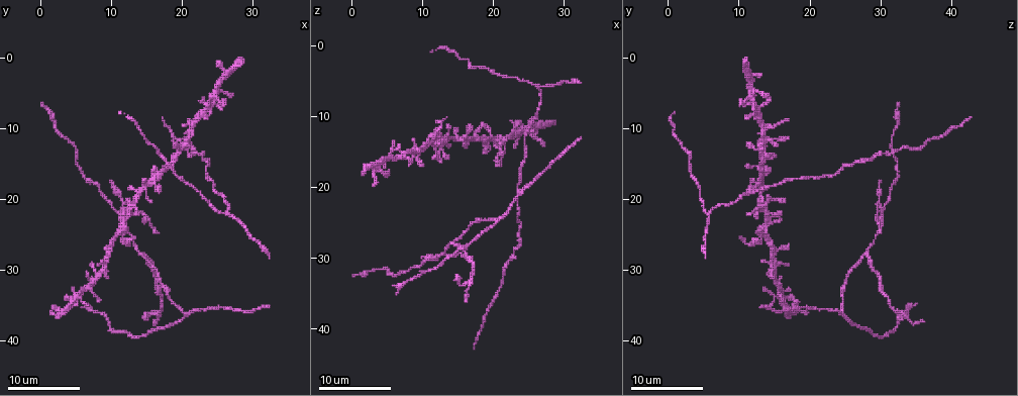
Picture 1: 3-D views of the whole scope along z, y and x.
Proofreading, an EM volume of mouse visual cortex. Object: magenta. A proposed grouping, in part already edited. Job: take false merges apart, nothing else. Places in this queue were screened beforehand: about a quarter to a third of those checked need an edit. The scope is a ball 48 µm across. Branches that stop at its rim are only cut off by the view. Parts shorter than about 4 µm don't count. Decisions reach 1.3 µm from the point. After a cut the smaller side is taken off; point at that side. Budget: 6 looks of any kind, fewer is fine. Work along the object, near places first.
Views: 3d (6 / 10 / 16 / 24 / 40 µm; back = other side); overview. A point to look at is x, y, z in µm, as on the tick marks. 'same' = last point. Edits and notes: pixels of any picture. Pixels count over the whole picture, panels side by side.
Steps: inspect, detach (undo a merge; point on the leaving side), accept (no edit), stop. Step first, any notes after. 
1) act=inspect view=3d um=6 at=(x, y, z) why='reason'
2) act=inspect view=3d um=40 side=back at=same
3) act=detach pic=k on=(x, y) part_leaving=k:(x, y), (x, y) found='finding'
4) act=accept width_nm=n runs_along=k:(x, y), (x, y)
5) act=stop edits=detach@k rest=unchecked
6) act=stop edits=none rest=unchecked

act=inspect view=3d um=16 at=(21.5, 13.5, 31.0) why='calibre changes'

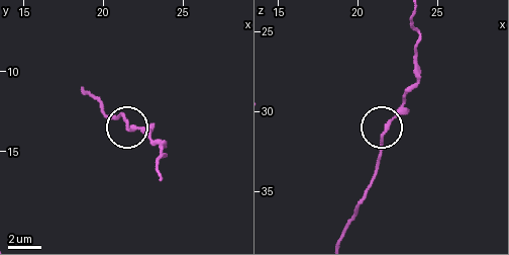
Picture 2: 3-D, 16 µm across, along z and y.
act=inspect view=3d um=16 side=back at=(21.7, 13.6, 31.0)

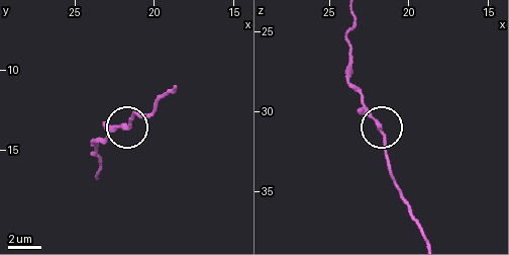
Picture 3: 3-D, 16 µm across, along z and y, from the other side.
act=accept found='continuous, no second neuron'

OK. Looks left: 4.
act=inspect view=3d um=6 at=(11.0, 22.0, 30.5) why='side arm on a straight run'

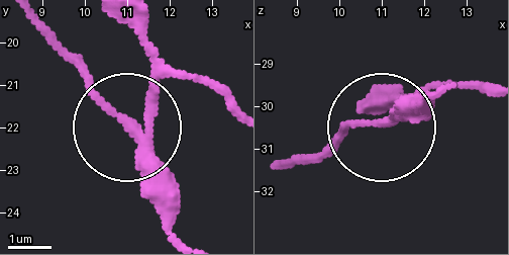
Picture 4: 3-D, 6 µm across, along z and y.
act=detach pic=4 on=(168, 71) part_leaving=4:(143, 124), (147, 95), (165, 77), (198, 73), (230, 95) found='a second neuron is stuck on'

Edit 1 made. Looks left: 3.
act=inspect view=3d um=16 at=(14.5, 27.5, 28.0) why='side arm on a straight run'

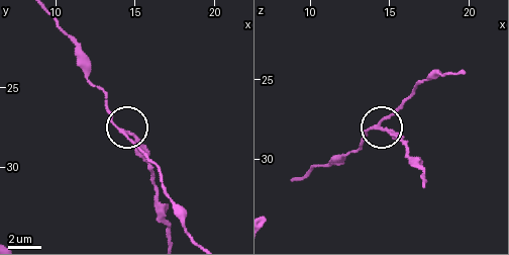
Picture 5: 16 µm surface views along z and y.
act=detach pic=5 on=(390, 135) width_nm=160 found='a second neuron is stuck on'

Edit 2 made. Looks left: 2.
act=stop edits=detach@4,detach@5 rest=unchecked

